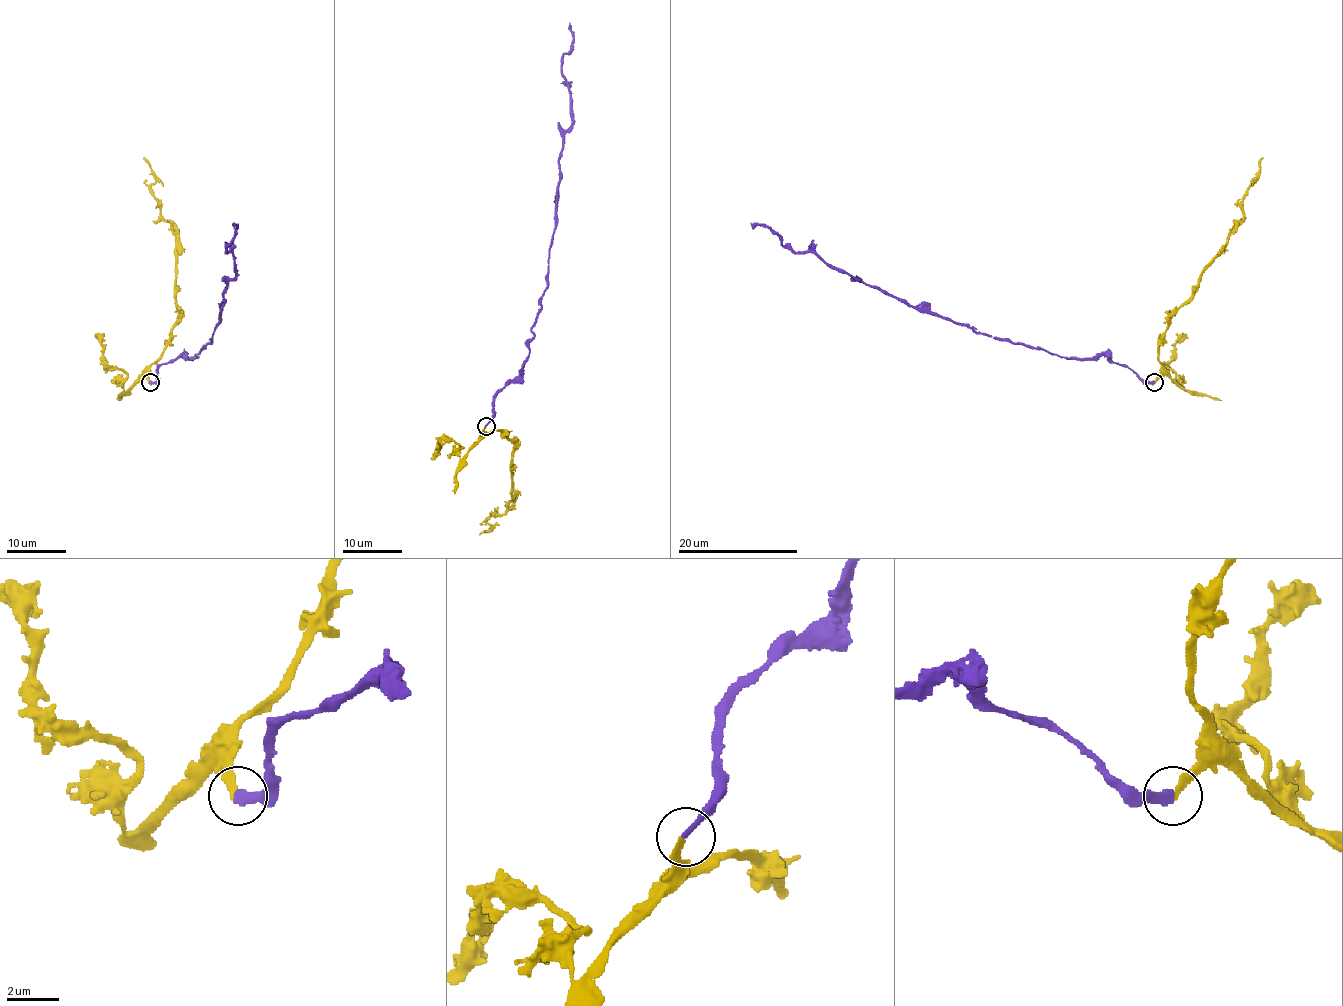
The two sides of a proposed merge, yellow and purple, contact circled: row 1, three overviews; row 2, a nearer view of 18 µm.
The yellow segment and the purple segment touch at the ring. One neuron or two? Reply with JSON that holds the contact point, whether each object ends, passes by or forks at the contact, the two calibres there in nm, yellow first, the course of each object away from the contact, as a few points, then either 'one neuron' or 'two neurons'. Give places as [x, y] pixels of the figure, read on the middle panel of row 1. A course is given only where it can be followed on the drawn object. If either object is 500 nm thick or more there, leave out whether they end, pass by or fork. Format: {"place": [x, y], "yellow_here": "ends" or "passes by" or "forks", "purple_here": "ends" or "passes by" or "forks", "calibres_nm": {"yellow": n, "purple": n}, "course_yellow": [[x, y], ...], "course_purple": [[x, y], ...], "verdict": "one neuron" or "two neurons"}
{"place": [486, 426], "yellow_here": "ends", "purple_here": "ends", "calibres_nm": {"yellow": 190, "purple": 240}, "course_yellow": [[485, 426], [487, 433], [499, 430], [514, 444], [511, 499], [508, 508], [487, 521], [491, 527], [479, 535]], "course_purple": [[485, 426], [494, 397], [529, 354], [547, 286], [559, 155], [572, 122], [562, 65], [572, 41], [569, 23]], "verdict": "one neuron"}

